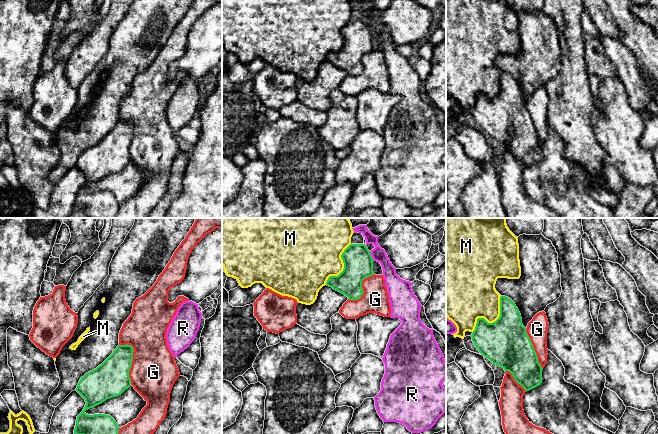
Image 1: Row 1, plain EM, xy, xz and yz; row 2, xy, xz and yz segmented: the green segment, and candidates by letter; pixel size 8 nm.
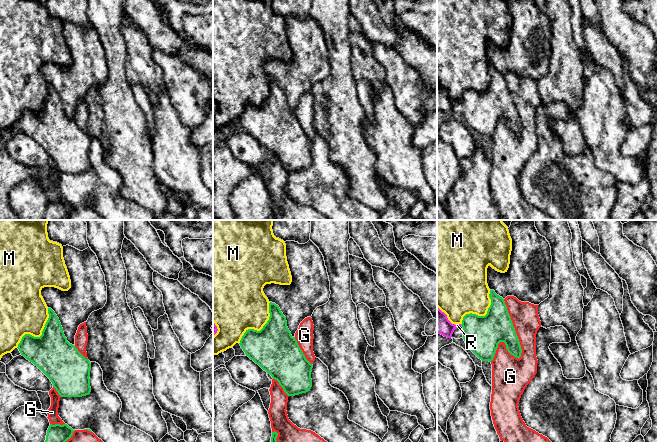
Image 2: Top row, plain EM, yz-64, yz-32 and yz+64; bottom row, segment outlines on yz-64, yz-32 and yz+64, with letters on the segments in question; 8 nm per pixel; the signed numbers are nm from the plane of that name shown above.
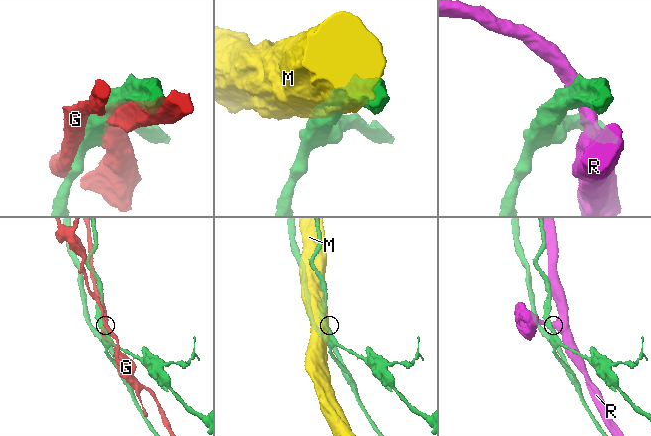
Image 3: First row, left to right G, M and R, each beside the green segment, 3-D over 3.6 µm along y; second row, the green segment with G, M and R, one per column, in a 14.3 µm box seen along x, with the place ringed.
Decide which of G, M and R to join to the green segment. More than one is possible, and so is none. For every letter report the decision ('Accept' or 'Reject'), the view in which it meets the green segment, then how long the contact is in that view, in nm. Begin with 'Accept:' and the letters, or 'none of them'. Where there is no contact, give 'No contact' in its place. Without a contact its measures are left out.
Accept: none of them
G: Reject. Touches green in xy. Shared border 340 nm
M: Reject. Touches green in yz. Shared border 380 nm
R: Reject. Touches green in xz. Shared border 90 nm

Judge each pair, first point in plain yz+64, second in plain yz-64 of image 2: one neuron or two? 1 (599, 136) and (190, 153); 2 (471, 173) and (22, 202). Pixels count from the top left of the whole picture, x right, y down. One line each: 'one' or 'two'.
1: one
2: one

